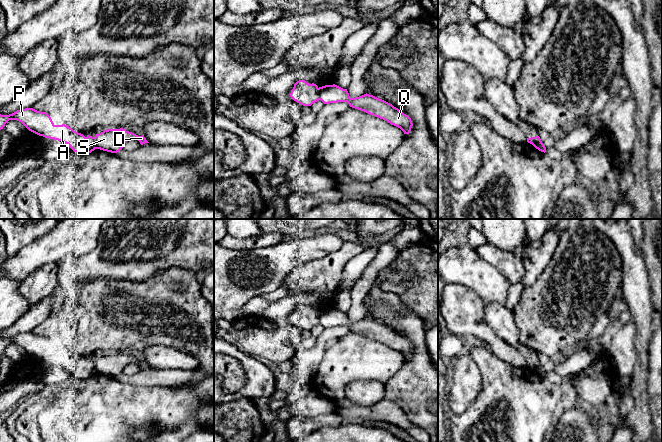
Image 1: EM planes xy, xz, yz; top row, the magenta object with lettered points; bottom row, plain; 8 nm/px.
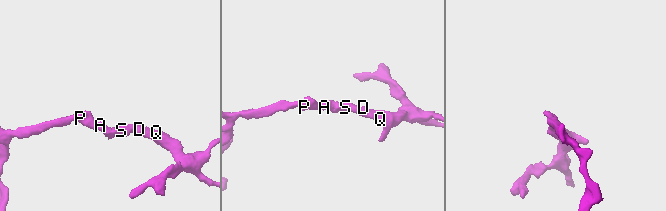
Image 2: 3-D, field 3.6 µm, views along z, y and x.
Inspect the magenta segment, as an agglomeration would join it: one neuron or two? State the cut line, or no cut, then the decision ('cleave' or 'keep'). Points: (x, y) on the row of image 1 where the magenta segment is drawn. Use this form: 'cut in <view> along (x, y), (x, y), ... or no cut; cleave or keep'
cut in xy along (93, 137), (96, 148); cleave

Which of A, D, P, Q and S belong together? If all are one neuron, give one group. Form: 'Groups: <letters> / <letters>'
Groups: A P / D Q S

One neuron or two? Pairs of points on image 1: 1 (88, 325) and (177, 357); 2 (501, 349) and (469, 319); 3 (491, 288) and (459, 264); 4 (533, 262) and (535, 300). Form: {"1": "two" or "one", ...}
{"1": "two", "2": "one", "3": "one", "4": "two"}

